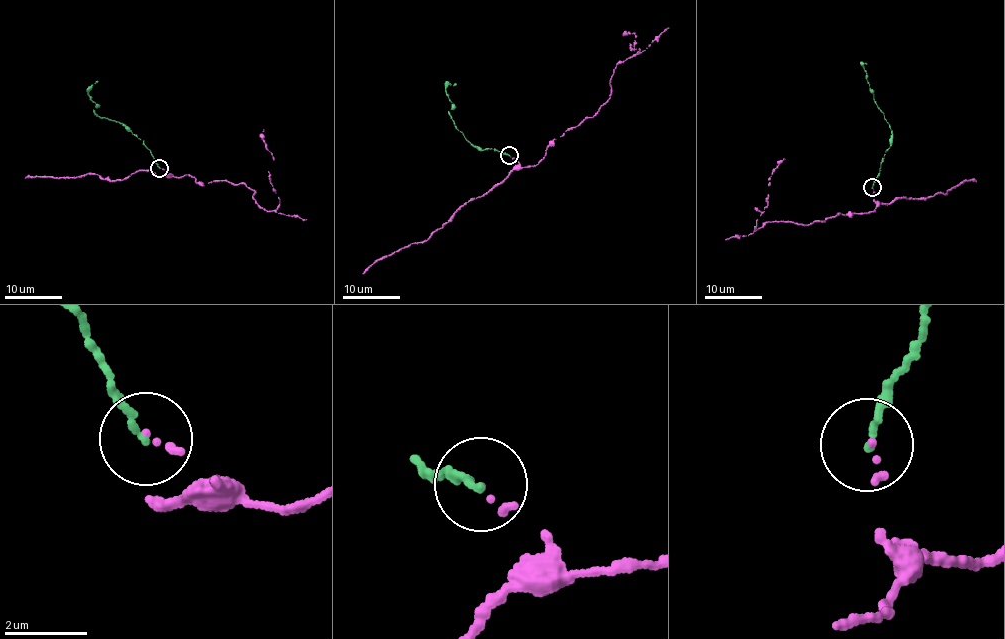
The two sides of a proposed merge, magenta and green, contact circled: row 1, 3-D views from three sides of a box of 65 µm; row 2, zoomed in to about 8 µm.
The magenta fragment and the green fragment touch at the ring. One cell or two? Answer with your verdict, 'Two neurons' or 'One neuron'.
One neuron

